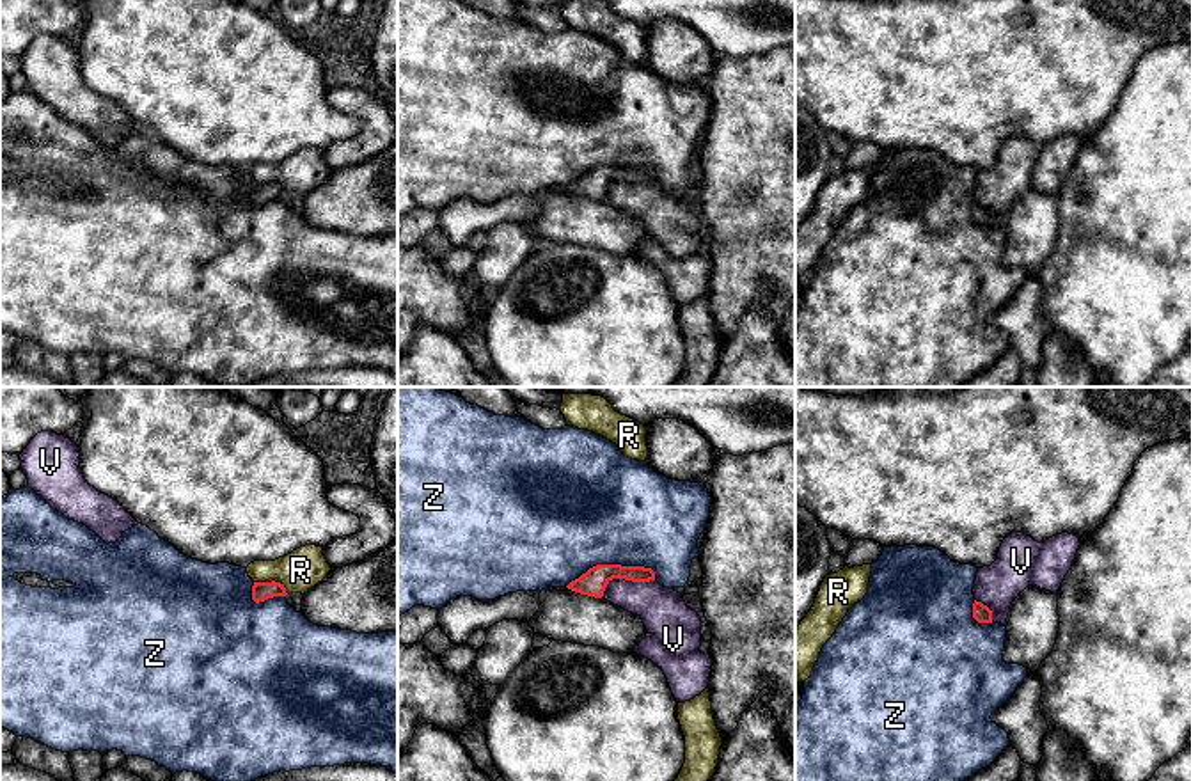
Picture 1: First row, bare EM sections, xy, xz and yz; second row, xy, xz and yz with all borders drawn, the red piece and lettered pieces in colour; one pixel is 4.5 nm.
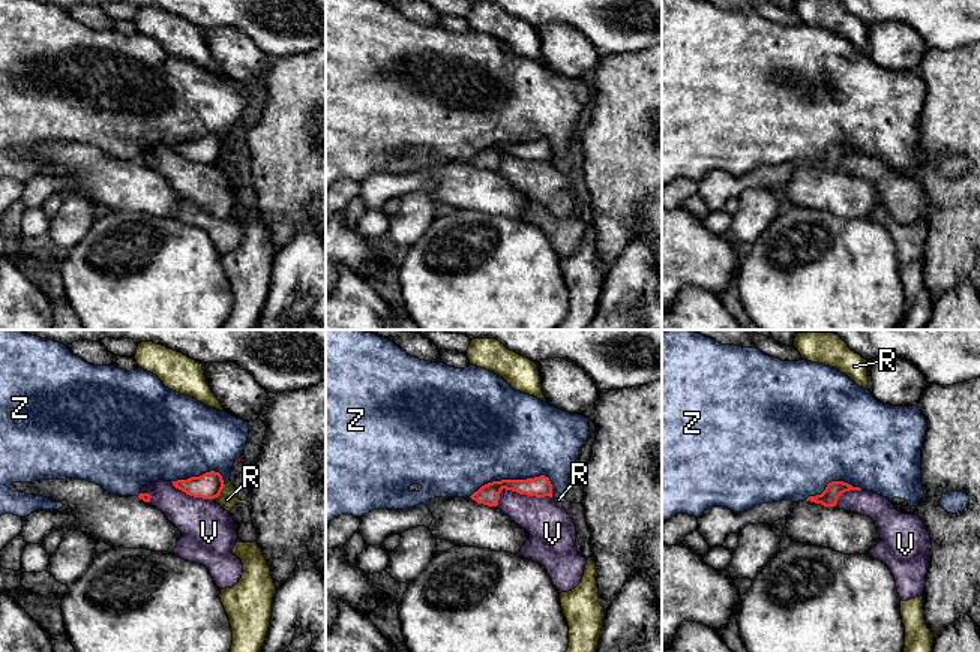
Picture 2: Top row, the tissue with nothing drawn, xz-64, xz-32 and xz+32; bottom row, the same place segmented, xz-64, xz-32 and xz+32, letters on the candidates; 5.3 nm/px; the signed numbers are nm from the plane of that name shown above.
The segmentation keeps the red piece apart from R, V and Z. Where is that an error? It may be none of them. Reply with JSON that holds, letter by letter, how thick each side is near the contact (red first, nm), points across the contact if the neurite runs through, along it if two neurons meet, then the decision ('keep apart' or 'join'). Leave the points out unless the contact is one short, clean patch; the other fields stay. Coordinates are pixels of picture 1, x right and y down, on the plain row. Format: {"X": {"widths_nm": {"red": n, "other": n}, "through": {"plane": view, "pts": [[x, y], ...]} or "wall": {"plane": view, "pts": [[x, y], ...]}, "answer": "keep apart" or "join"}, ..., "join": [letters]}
{"R": {"widths_nm": {"red": 90, "other": 190}, "wall": {"plane": "xy", "pts": [[254, 183], [277, 183], [286, 196]]}, "answer": "keep apart"}, "V": {"widths_nm": {"red": 120, "other": 200}, "wall": {"plane": "xz", "pts": [[654, 181], [613, 181], [602, 197]]}, "answer": "keep apart"}, "Z": {"widths_nm": {"red": 120, "other": 500}, "answer": "keep apart"}, "join": []}

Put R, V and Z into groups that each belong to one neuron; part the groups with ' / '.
R / V / Z

